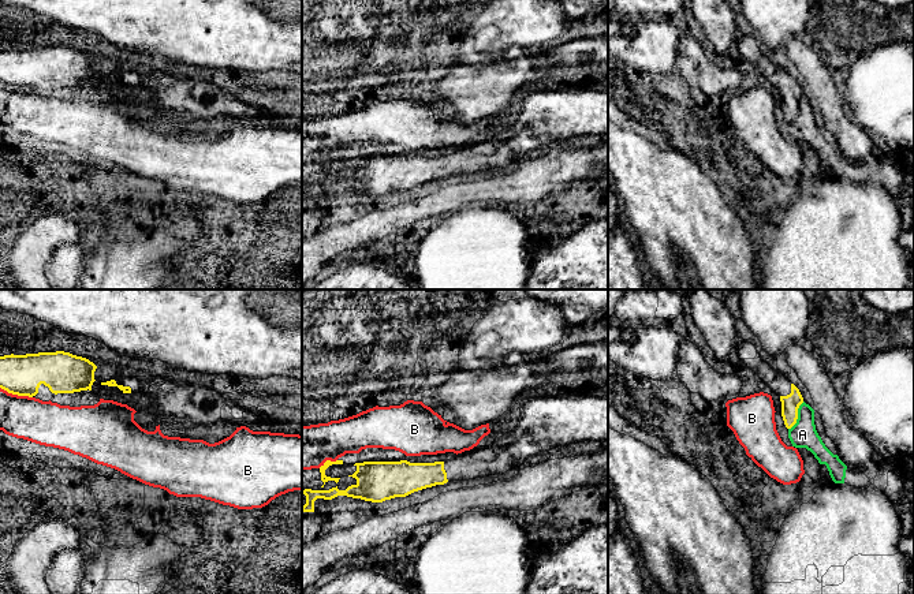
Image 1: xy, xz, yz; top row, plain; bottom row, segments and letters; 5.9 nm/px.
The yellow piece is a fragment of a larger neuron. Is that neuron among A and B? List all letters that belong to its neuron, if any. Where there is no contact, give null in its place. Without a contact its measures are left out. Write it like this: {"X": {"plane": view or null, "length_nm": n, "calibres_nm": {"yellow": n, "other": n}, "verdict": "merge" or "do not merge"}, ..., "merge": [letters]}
{"A": {"plane": "yz", "length_nm": 190, "calibres_nm": {"yellow": 110, "other": 160}, "verdict": "do not merge"}, "B": {"plane": "xz", "length_nm": 120, "calibres_nm": {"yellow": 50, "other": 260}, "verdict": "do not merge"}, "merge": []}

